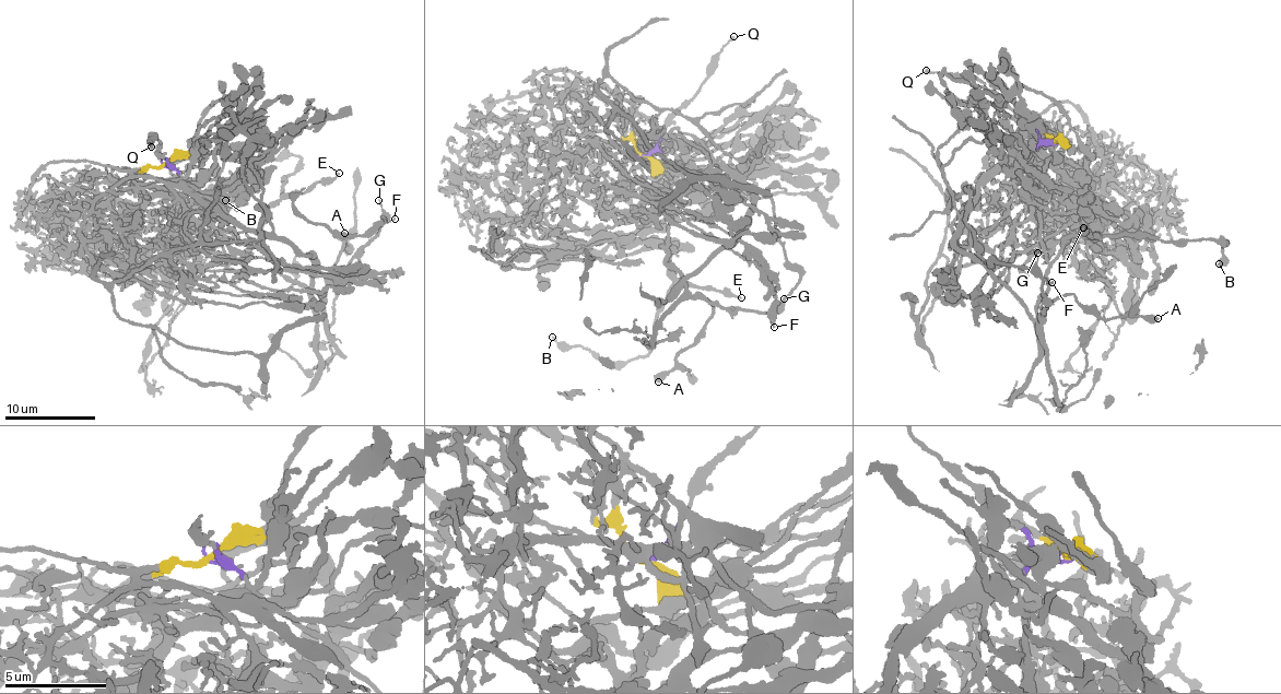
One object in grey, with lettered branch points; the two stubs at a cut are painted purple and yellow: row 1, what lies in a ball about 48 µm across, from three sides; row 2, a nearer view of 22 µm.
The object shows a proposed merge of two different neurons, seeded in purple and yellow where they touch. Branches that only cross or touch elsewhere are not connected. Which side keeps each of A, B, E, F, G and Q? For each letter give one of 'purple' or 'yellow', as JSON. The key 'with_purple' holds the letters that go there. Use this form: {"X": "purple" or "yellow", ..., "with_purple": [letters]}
{"A": "purple", "B": "purple", "E": "purple", "F": "purple", "G": "purple", "Q": "purple", "with_purple": ["A", "B", "E", "F", "G", "Q"]}

